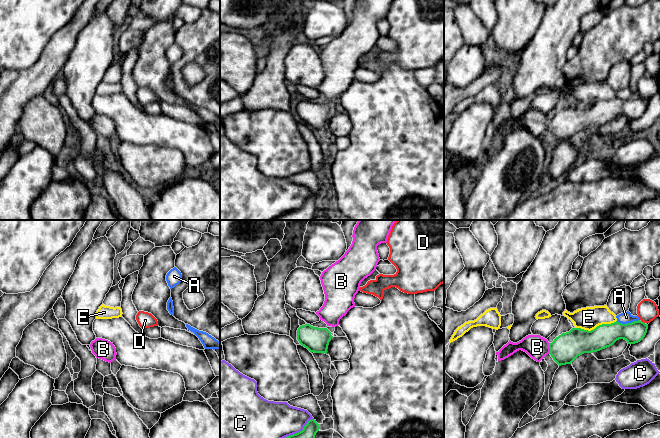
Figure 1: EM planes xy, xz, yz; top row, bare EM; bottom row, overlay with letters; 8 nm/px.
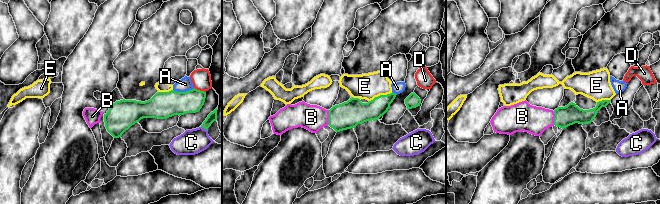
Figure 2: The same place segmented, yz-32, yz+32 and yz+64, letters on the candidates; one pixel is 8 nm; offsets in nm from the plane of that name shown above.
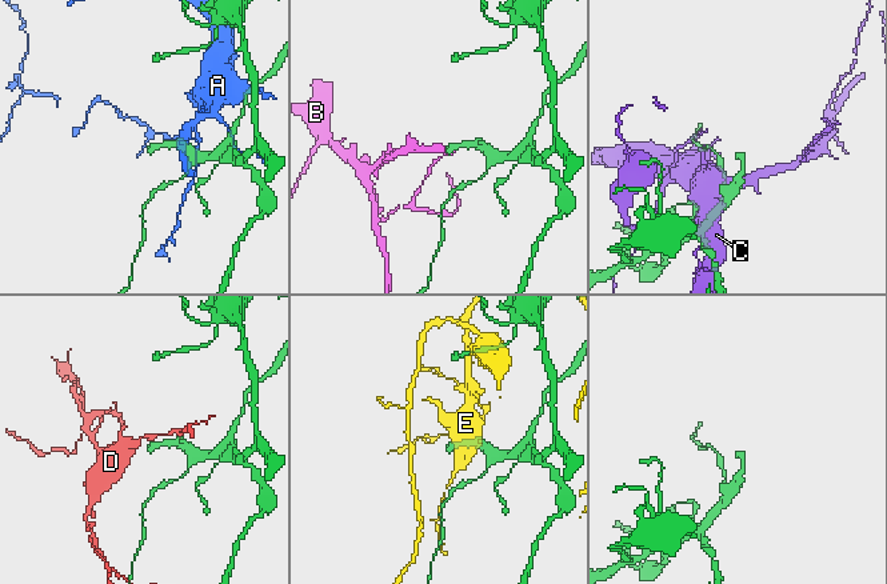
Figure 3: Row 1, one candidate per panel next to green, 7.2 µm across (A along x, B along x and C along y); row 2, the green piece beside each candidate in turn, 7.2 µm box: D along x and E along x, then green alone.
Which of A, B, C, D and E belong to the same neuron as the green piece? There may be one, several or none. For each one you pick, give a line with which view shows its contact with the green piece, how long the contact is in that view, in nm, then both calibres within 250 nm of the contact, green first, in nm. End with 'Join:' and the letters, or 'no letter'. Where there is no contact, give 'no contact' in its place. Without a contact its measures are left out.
B: contact in yz; length 90 nm; calibres 240 and 190 nm
Join: B

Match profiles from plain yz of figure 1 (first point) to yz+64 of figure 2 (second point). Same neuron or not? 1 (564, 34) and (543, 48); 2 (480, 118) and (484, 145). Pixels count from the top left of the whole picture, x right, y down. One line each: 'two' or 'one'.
1: one
2: two

